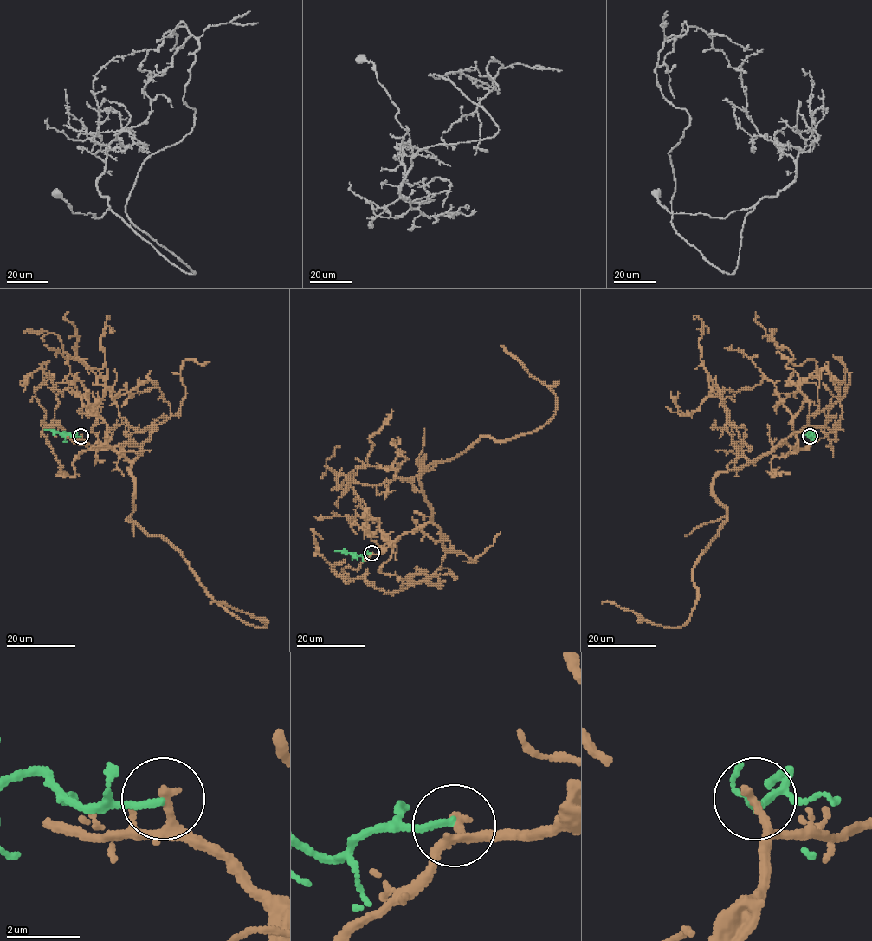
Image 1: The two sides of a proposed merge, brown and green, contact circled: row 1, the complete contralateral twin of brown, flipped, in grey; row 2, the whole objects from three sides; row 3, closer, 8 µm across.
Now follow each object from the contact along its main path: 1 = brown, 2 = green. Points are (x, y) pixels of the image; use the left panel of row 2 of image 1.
1: (80, 436), (95, 449), (139, 447), (129, 468), (132, 520), (164, 537), (215, 600), (265, 626), (210, 603)
2: (80, 436), (60, 435), (43, 430)

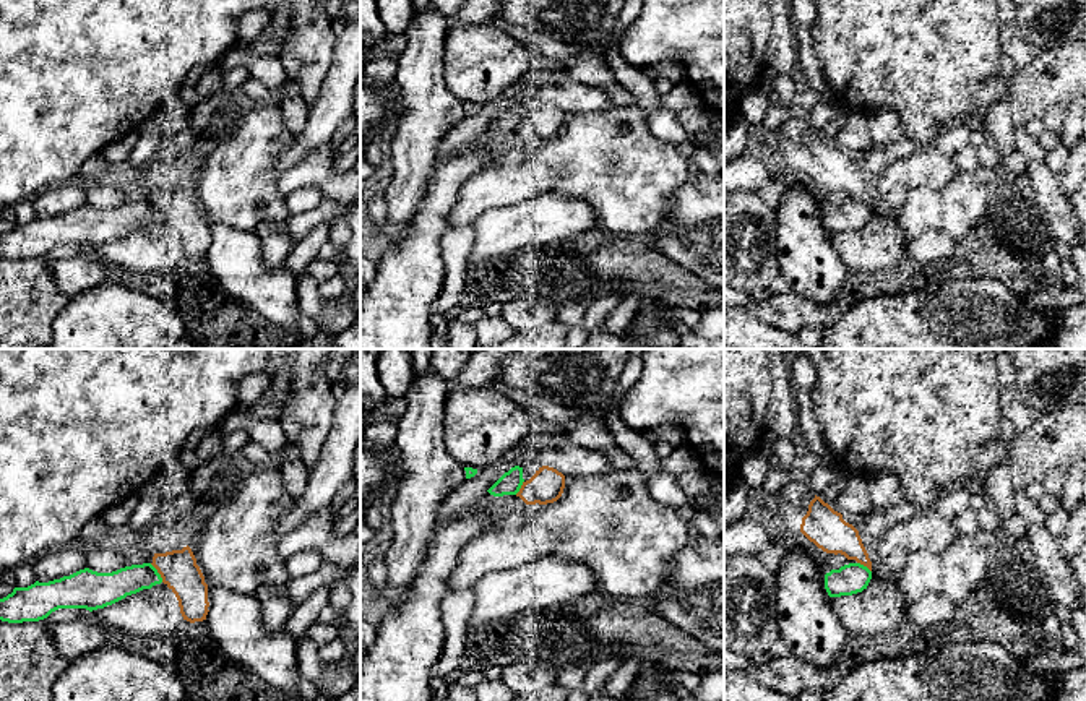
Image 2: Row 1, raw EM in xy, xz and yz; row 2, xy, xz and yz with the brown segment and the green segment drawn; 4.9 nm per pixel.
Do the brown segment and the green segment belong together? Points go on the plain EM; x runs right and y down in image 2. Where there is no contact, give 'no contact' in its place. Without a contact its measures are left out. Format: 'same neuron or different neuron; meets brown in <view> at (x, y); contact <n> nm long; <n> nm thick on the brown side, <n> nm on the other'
different neuron; meets brown in xy at (158, 208); contact 120 nm long; 190 nm thick on the brown side, 150 nm on the other

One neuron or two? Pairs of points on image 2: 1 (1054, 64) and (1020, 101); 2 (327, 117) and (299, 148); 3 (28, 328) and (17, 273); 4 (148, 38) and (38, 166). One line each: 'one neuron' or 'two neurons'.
1: one neuron
2: one neuron
3: one neuron
4: one neuron

